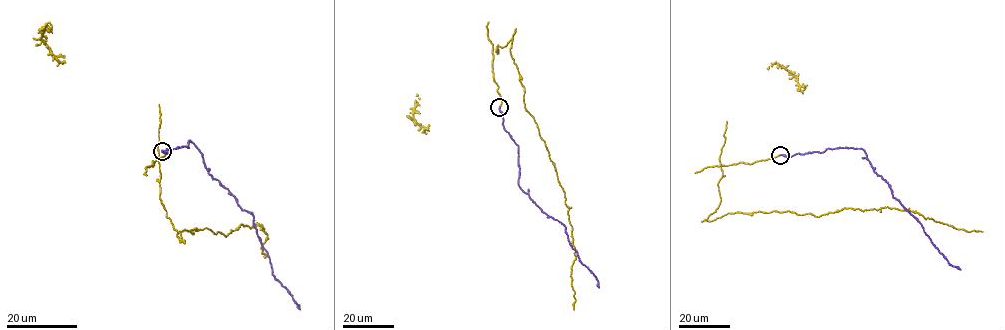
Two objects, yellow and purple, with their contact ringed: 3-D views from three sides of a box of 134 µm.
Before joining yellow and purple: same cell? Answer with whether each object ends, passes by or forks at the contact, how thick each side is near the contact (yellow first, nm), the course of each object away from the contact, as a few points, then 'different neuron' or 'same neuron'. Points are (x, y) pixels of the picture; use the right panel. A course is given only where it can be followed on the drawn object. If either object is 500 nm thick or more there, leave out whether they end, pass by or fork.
yellow ends | purple ends | 220/240 nm | yellow via (780, 155), (721, 164), (721, 201), (707, 219), (887, 207), (982, 232) | purple via (780, 155), (862, 148), (893, 196), (920, 223), (950, 264), (961, 269) | same neuron

